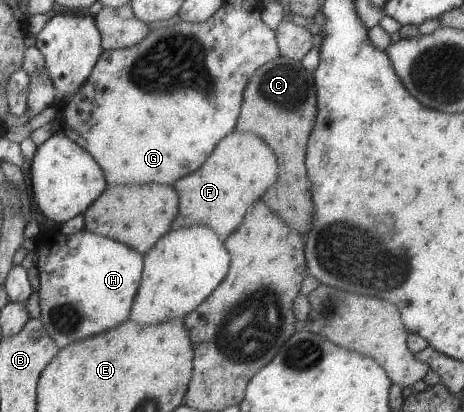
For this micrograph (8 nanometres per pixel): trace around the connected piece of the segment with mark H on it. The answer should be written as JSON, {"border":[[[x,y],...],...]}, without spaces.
{"border":[[[84,228],[72,235],[63,235],[63,238],[59,236],[49,241],[37,262],[39,320],[59,349],[75,340],[81,340],[83,336],[117,326],[127,318],[131,300],[135,296],[135,288],[140,283],[141,262],[141,256],[133,248],[127,248],[120,242],[90,233]]]}

